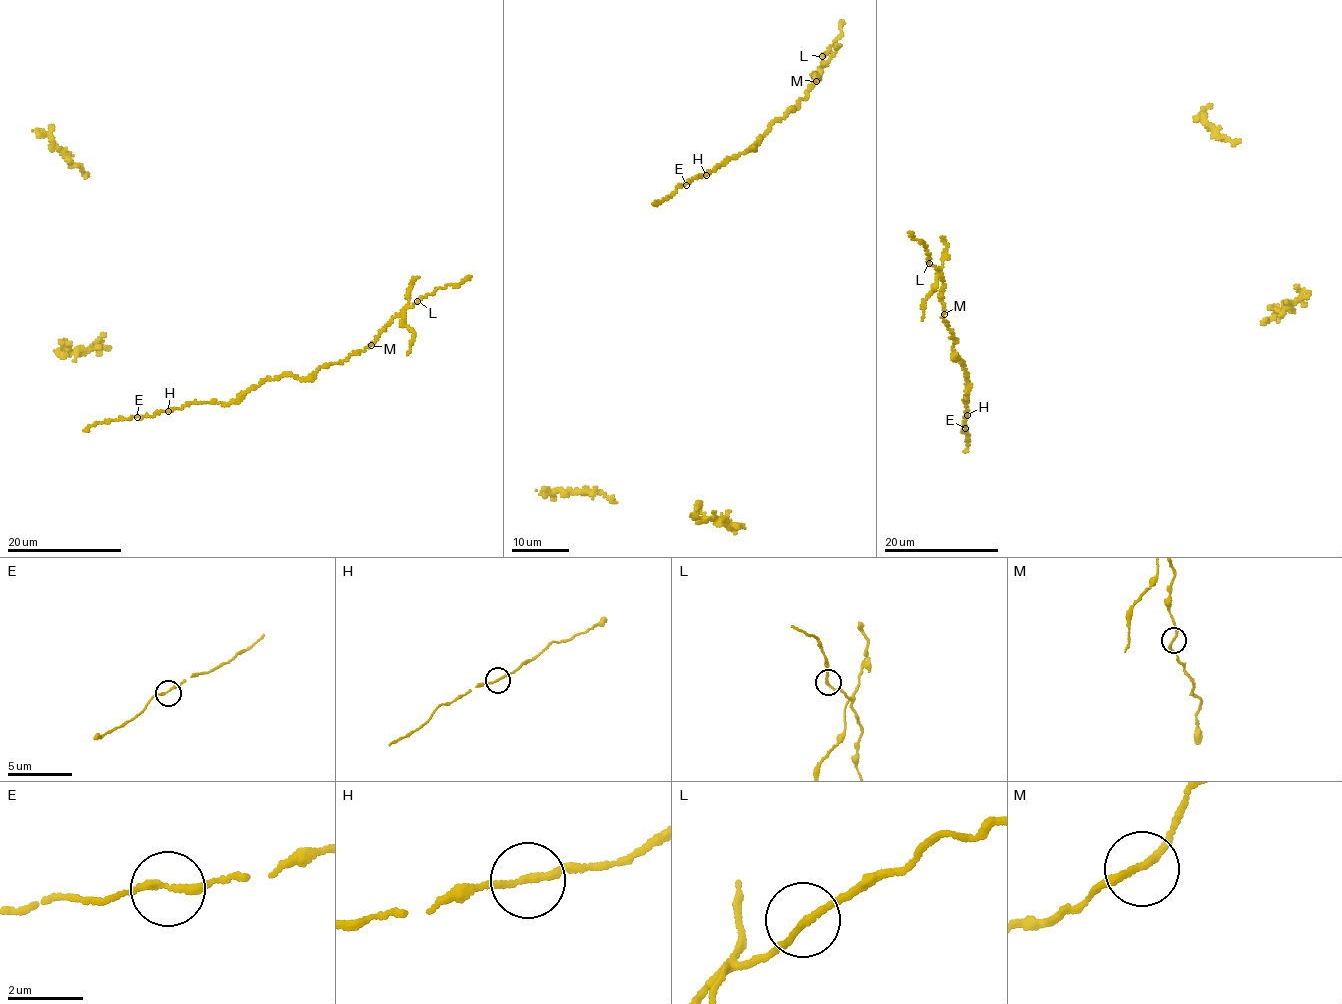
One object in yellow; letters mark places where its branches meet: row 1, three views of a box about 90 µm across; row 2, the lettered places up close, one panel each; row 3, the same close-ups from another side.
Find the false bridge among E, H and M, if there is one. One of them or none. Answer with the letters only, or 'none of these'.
M

